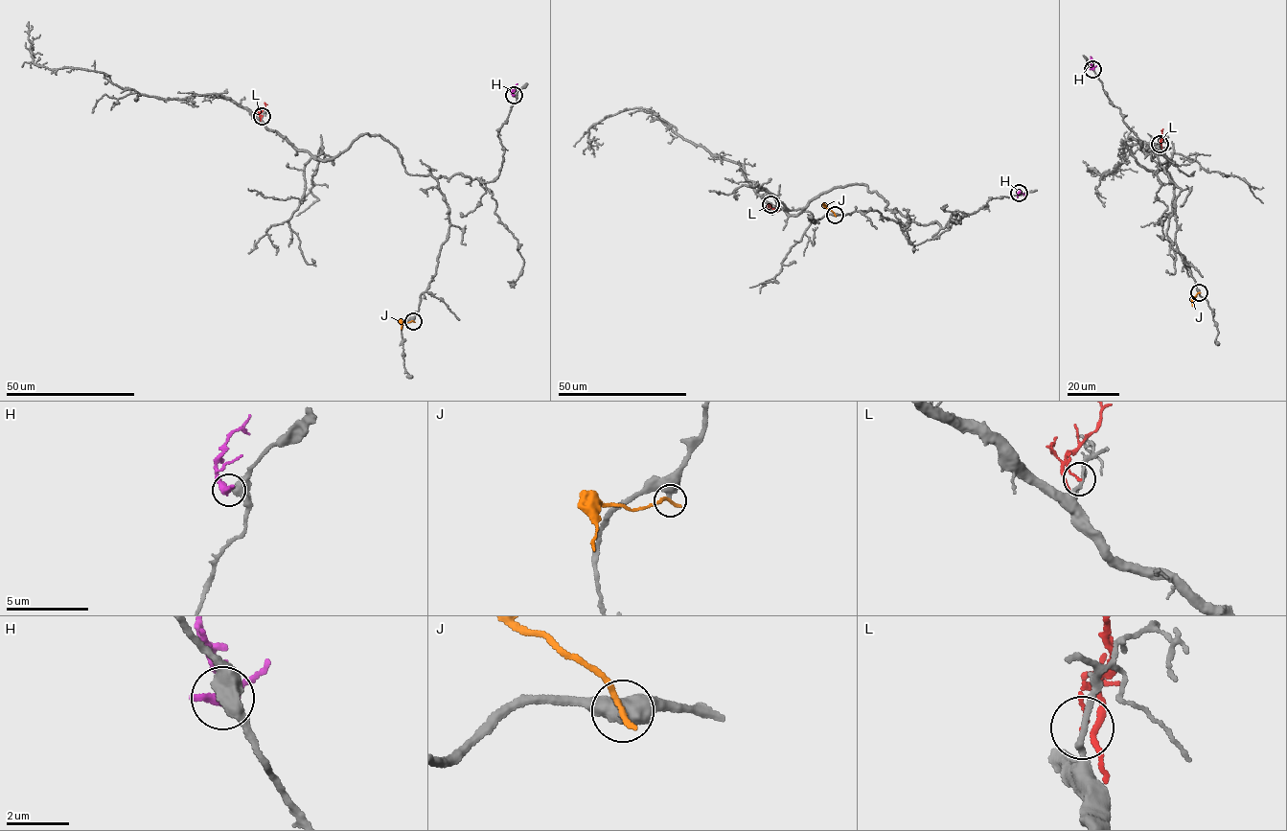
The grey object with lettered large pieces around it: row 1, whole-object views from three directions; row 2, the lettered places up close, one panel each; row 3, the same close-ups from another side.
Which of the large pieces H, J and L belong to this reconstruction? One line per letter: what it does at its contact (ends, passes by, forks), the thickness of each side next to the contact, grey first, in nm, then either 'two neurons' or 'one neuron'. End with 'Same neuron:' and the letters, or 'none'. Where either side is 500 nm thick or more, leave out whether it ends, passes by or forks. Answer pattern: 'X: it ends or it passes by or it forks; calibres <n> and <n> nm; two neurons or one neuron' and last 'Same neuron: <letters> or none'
H: calibres 600 and 360 nm; two neurons
J: calibres 500 and 240 nm; two neurons
L: it ends; calibres 180 and 110 nm; two neurons
Same neuron: none

